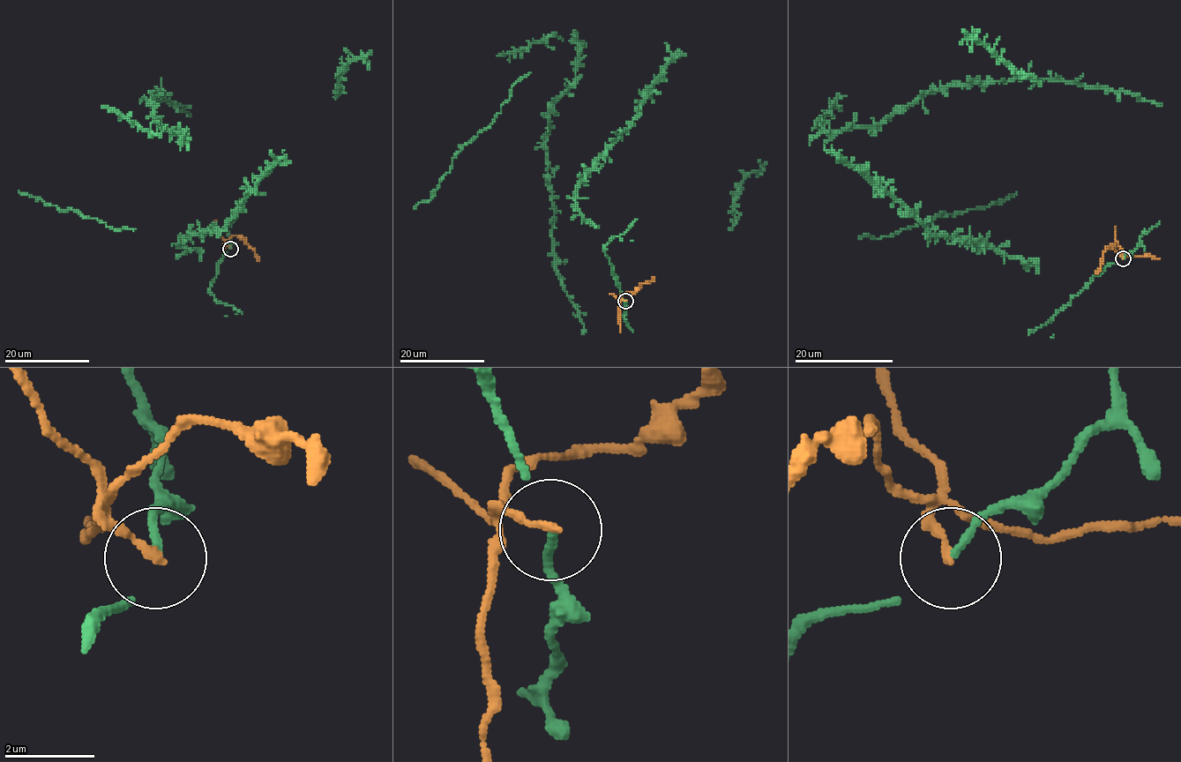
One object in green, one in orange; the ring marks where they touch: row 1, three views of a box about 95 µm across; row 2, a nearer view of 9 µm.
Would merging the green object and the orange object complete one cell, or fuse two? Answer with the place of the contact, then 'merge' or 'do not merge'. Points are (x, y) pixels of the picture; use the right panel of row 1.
place (1123, 258); do not merge

